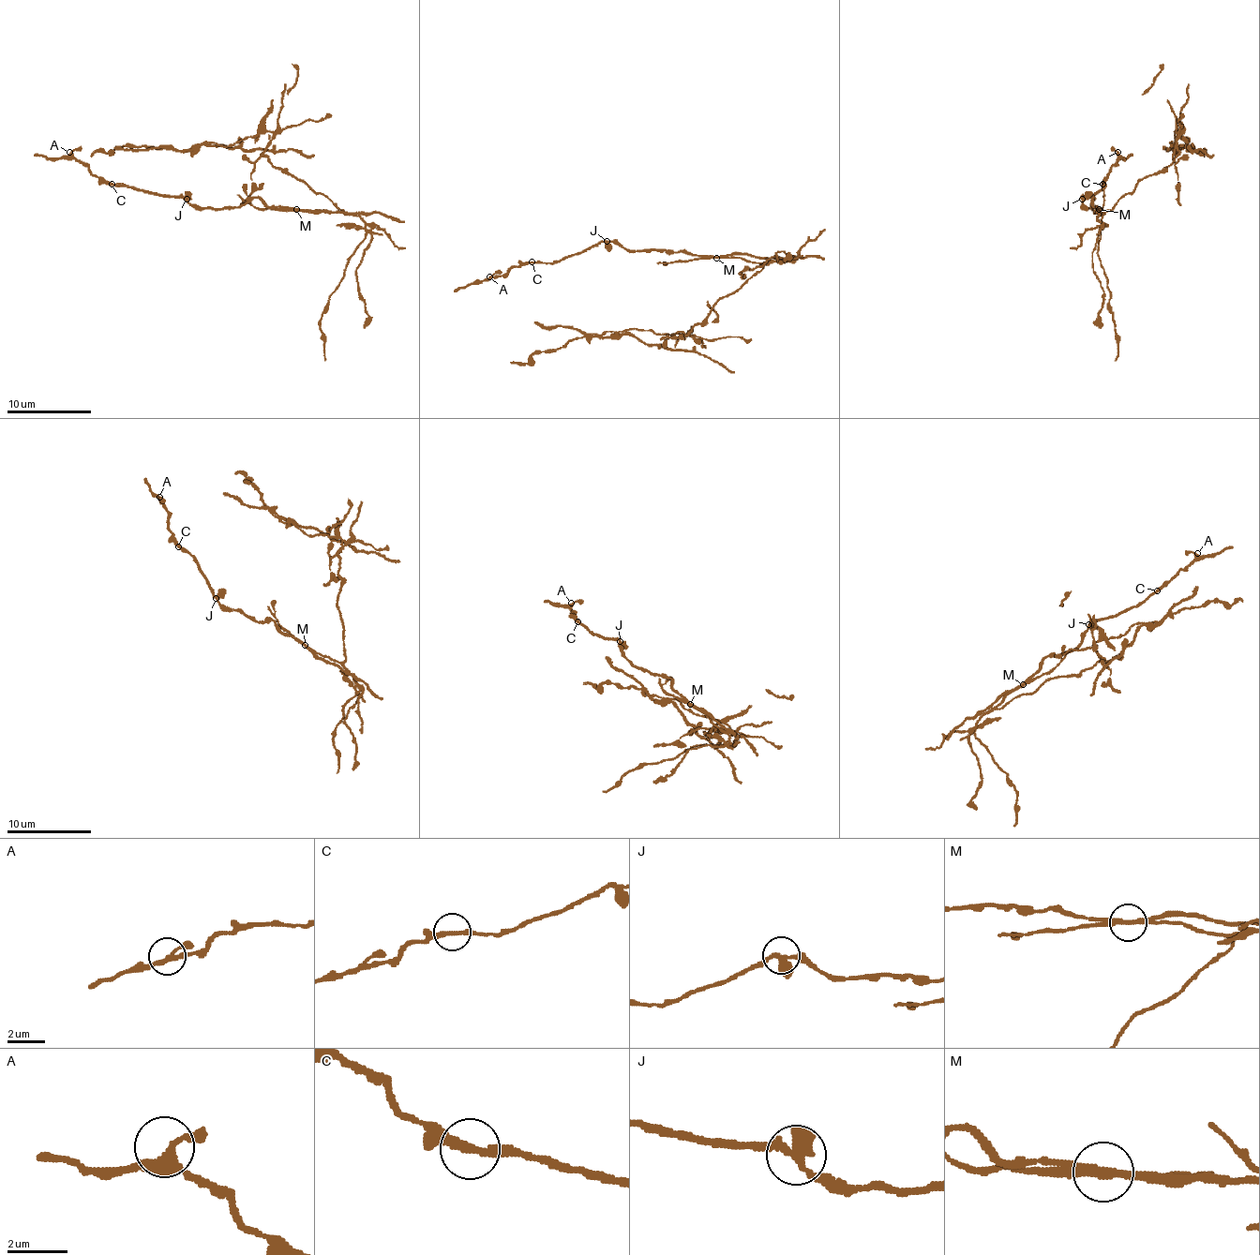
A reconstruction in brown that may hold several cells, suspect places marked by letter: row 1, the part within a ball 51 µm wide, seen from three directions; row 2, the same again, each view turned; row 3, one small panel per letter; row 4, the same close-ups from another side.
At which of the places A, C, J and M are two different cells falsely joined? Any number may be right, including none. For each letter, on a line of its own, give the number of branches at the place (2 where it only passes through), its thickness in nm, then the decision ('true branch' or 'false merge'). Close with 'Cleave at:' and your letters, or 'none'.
A: 3 | 280 nm | true branch
C: 2 | 260 nm | true branch
J: 3 | 280 nm | true branch
M: 2 | 260 nm | false merge
Cleave at: M

